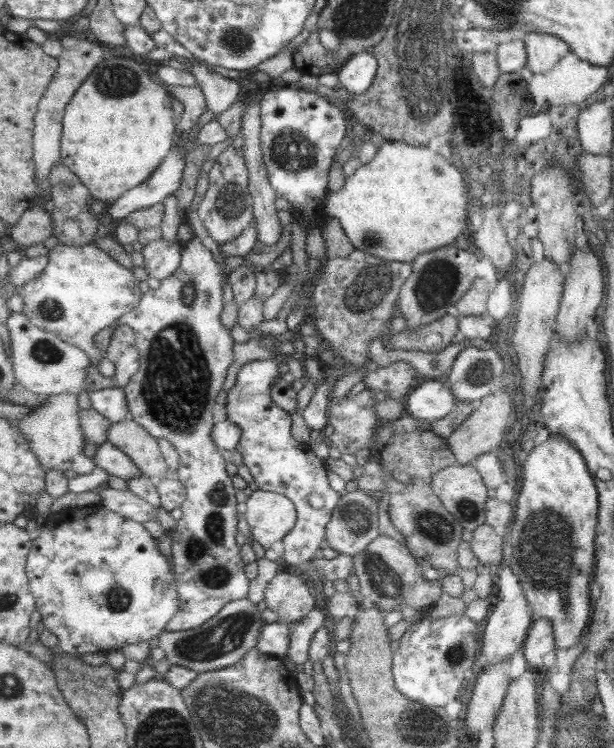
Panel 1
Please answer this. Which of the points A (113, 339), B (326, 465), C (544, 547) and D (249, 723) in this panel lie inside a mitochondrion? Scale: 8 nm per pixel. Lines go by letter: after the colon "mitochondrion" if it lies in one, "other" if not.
A: other
B: other
C: mitochondrion
D: mitochondrion

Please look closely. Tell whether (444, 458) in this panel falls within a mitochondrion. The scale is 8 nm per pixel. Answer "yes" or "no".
no

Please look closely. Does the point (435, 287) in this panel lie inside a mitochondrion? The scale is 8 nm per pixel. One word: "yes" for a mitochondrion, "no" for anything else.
yes

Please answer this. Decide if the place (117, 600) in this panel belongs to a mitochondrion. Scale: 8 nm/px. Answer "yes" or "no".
yes

